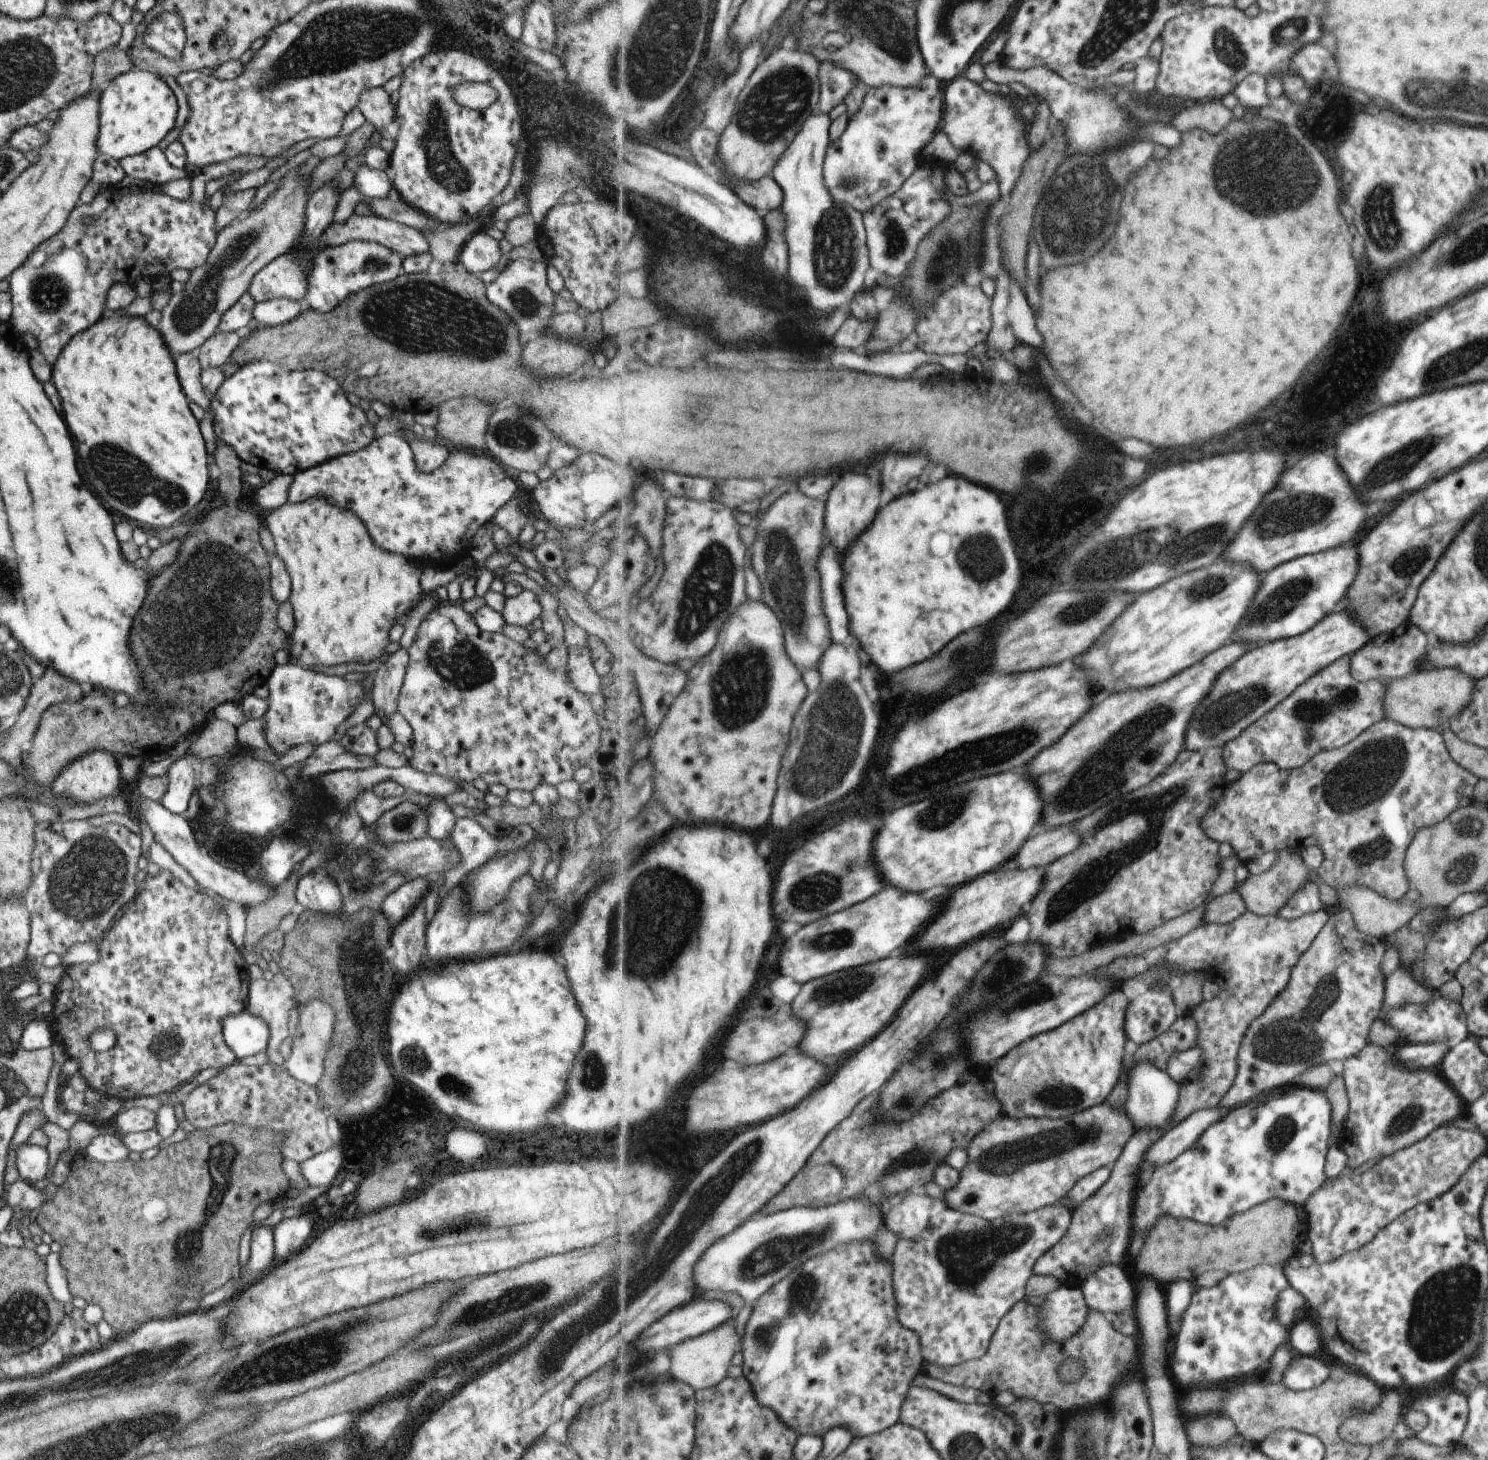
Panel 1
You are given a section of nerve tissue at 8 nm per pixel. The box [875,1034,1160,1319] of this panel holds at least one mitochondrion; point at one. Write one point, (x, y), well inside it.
(966, 1257)

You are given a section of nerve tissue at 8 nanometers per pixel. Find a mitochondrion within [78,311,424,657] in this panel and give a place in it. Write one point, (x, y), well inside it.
(106, 465)

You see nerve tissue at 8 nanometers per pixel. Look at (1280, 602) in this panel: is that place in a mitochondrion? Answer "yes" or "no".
yes

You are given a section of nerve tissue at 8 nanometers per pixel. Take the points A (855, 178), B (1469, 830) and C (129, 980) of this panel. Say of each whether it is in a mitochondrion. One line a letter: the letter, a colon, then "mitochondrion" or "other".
A: mitochondrion
B: mitochondrion
C: other

